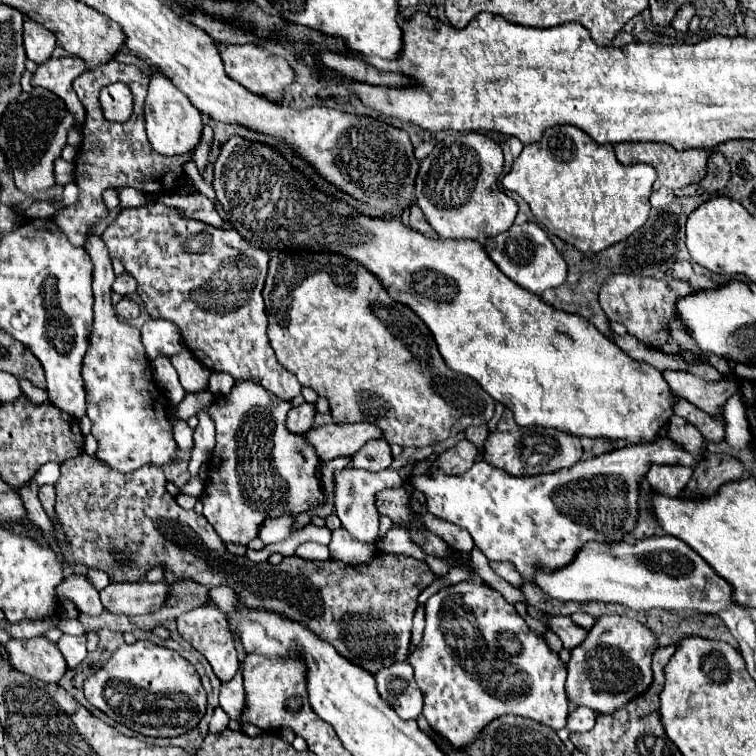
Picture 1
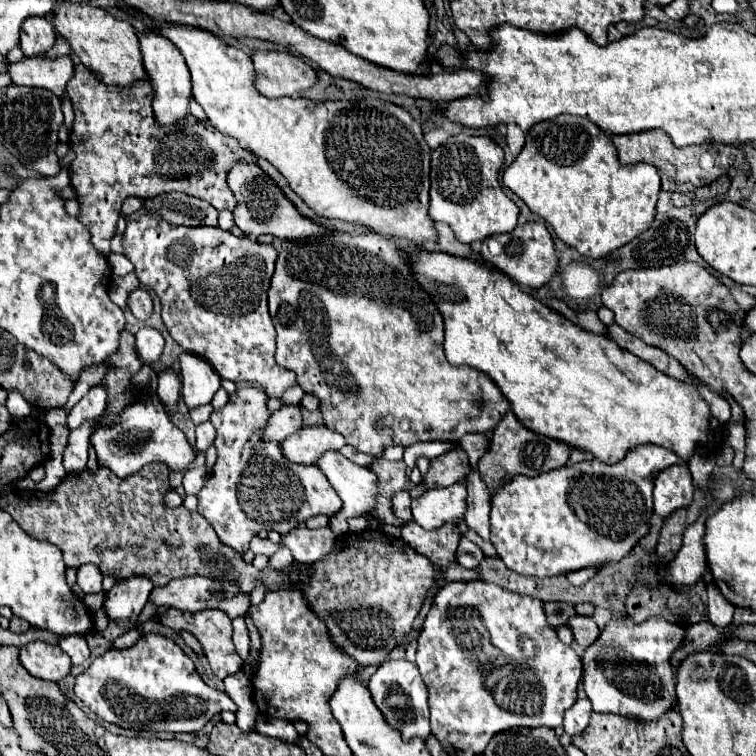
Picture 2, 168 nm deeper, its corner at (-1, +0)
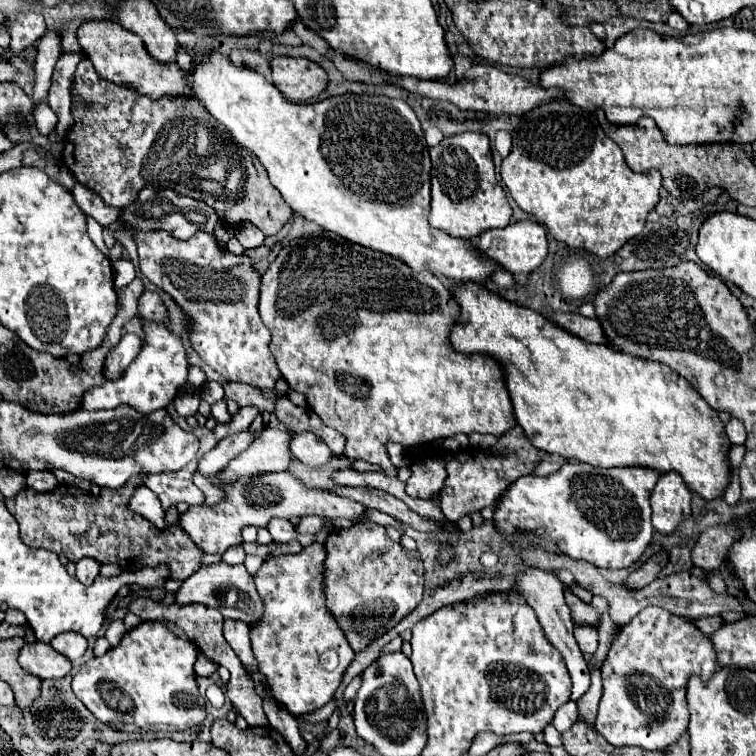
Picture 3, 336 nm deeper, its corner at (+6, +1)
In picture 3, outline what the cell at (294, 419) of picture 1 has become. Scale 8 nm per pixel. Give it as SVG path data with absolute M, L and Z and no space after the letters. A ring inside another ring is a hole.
M250 429L232 433L228 437L224 437L212 451L208 451L200 463L198 463L198 471L202 475L212 475L222 471L236 455L240 455L240 451L244 451L250 443L252 443L254 435L250 433Z

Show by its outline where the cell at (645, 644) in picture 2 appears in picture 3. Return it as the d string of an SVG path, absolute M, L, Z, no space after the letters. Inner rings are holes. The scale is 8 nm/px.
M650 605L618 631L608 657L600 667L604 691L594 727L616 747L668 747L688 727L684 695L690 673L708 681L716 669L718 665L712 639L704 635L694 621Z

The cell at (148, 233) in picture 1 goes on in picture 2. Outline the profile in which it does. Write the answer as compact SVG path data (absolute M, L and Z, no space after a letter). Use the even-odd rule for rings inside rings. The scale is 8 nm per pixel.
M145 208L133 212L131 216L125 218L127 220L127 230L123 234L123 248L125 248L125 256L131 258L131 262L135 264L135 274L139 278L141 284L153 288L157 292L157 296L161 298L161 304L163 304L163 322L171 334L171 338L189 354L195 354L203 360L207 360L215 370L217 374L223 378L223 380L231 380L231 382L257 382L263 386L265 394L269 398L279 398L289 386L297 384L297 378L295 374L291 374L289 370L281 368L273 354L275 354L275 328L273 328L273 322L269 318L269 310L267 310L267 290L269 290L269 282L271 282L271 274L273 274L273 266L275 266L275 260L277 260L277 250L269 244L259 244L259 242L251 242L249 238L237 238L233 236L231 232L225 232L221 228L211 228L211 226L199 226L199 228L183 228L183 226L175 226L175 224L169 224L165 220L159 220L159 216L151 216L151 212L147 212Z

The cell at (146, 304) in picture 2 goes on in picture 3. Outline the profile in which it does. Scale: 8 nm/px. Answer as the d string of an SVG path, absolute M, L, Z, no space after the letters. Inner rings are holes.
M144 291L138 297L138 317L148 319L148 321L162 321L166 317L162 301L160 301L160 297L156 293Z

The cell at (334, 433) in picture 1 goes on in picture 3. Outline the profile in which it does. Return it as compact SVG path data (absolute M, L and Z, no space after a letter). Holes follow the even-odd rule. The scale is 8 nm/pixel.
M268 429L244 453L240 453L220 475L222 483L232 483L242 475L258 475L266 471L284 471L292 461L288 443L290 431Z

